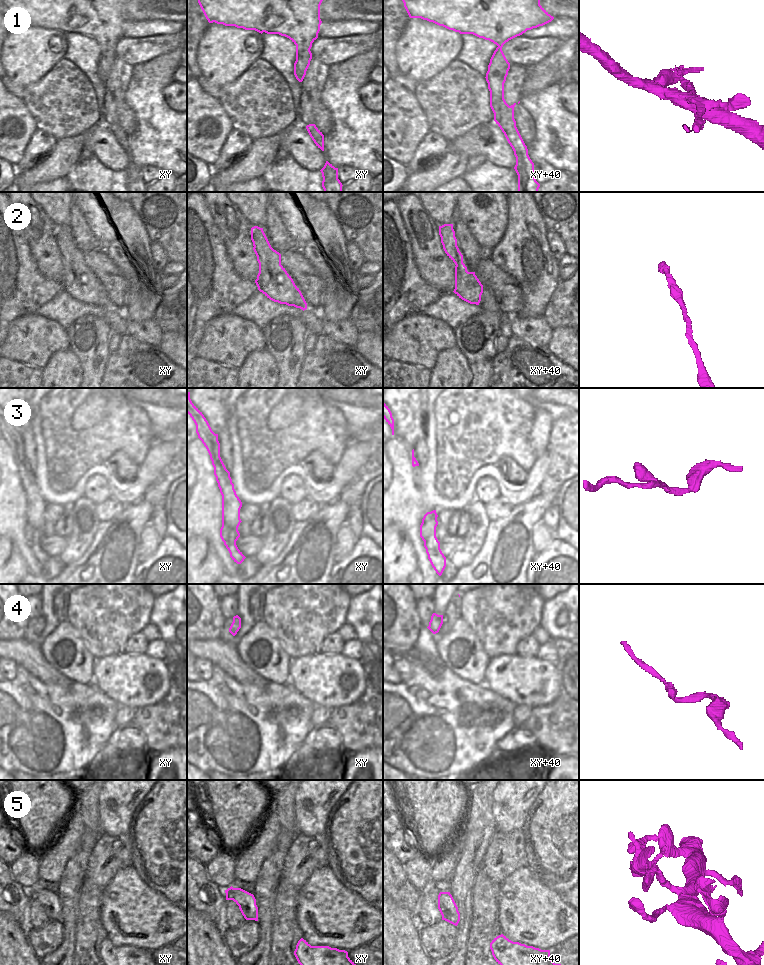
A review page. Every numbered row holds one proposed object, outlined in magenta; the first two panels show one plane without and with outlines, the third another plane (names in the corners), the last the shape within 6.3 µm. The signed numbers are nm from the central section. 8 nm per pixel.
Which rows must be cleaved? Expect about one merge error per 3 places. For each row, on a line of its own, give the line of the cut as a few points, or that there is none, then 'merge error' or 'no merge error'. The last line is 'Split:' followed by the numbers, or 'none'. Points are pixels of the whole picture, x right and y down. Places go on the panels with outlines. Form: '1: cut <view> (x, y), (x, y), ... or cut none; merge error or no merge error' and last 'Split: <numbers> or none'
1: cut xy (311, 43), (306, 43), (296, 50); merge error
2: cut none; no merge error
3: cut none; no merge error
4: cut none; no merge error
5: cut xy (252, 894), (249, 900), (239, 906); merge error
Split: 1, 5

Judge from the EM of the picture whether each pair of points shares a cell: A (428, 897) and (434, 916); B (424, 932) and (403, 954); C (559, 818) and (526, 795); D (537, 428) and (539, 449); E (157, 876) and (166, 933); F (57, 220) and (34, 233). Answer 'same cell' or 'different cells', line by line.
A: same cell
B: different cells
C: different cells
D: same cell
E: different cells
F: different cells

